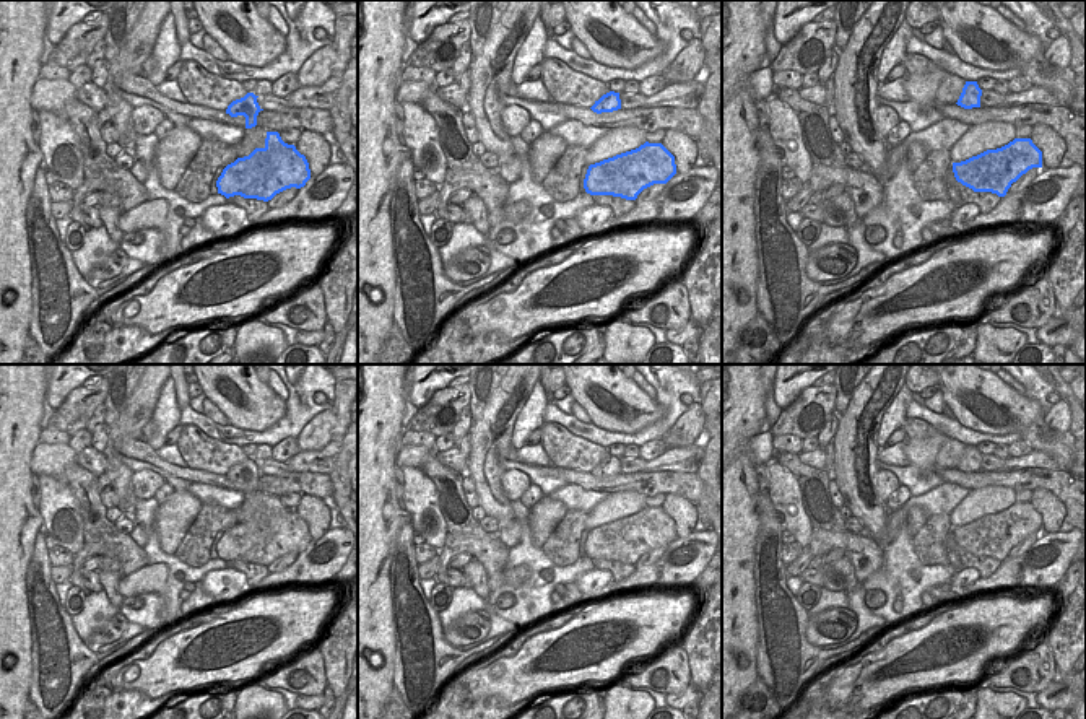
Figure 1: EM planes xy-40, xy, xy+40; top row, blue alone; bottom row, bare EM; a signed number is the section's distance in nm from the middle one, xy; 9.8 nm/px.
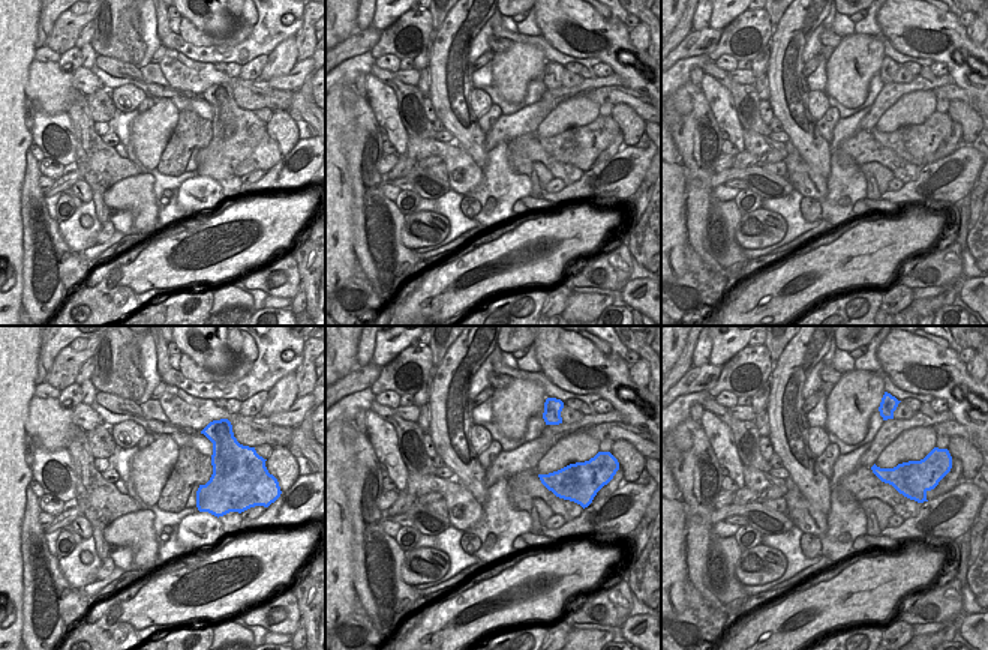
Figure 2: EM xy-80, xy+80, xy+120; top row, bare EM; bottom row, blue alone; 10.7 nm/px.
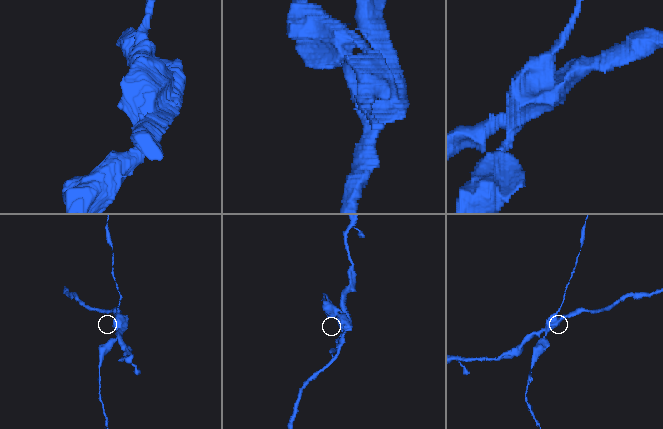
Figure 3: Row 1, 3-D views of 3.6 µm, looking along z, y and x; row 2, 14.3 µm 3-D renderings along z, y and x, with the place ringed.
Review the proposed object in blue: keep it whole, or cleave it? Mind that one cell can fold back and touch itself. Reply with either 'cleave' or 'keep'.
cleave

